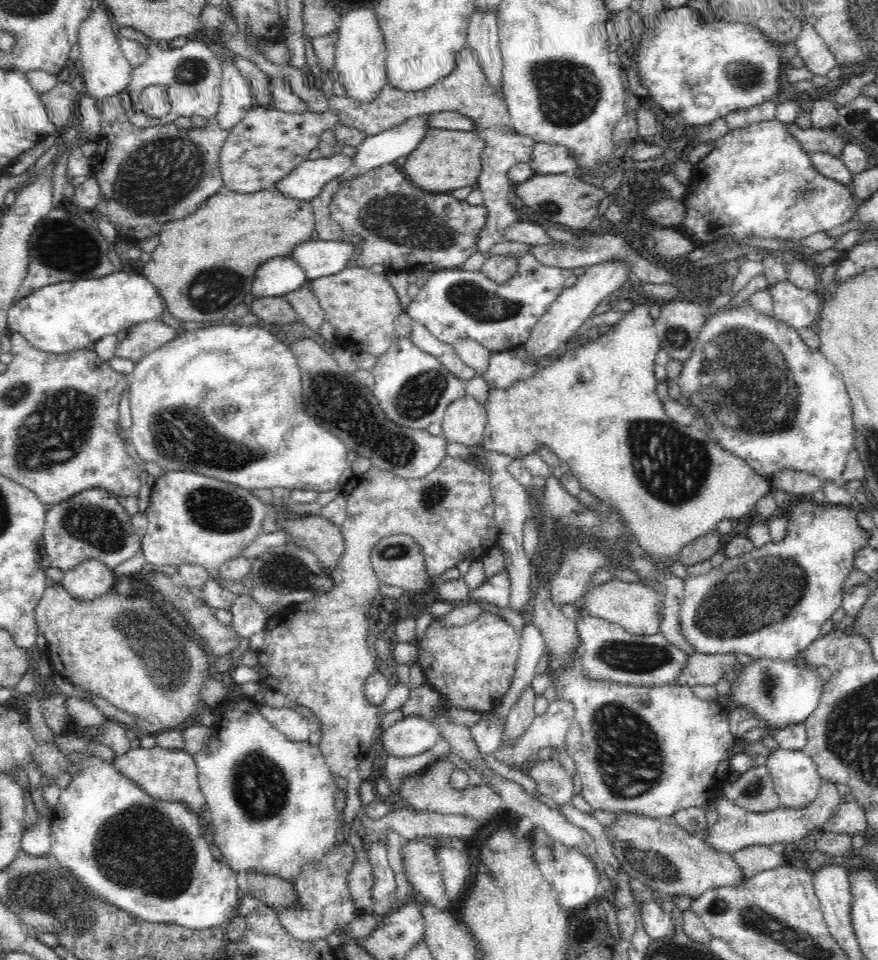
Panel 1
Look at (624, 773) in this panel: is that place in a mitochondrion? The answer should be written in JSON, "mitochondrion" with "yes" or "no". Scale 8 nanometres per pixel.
{"mitochondrion":"yes"}

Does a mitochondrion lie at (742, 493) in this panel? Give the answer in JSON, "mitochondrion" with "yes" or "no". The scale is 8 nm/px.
{"mitochondrion":"no"}

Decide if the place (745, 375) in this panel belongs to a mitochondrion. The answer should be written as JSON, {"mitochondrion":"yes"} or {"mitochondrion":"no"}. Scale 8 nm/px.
{"mitochondrion":"yes"}

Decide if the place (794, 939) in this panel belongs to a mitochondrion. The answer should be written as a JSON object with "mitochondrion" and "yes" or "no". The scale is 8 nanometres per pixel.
{"mitochondrion":"yes"}

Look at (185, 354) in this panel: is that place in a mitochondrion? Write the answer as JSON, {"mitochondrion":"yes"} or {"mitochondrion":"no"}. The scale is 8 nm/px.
{"mitochondrion":"no"}

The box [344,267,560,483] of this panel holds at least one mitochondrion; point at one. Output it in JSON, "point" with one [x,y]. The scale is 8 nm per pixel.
{"point":[485,308]}

